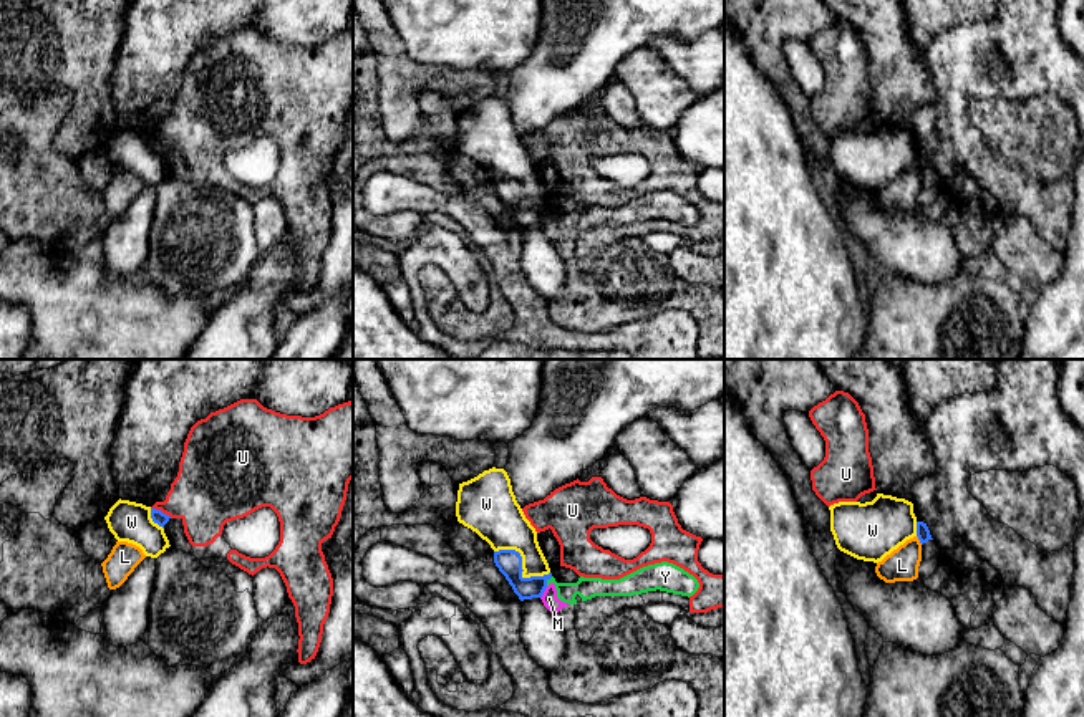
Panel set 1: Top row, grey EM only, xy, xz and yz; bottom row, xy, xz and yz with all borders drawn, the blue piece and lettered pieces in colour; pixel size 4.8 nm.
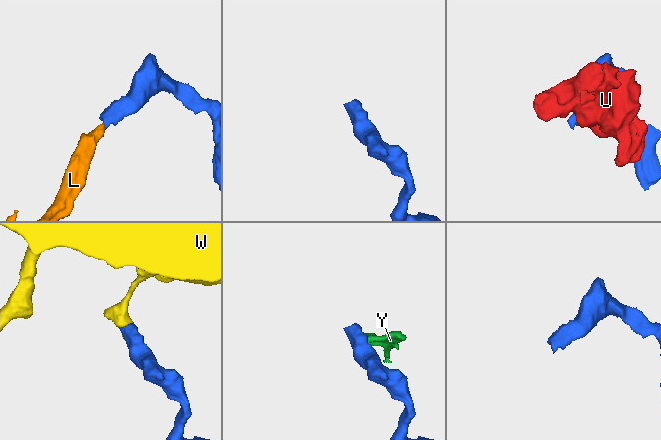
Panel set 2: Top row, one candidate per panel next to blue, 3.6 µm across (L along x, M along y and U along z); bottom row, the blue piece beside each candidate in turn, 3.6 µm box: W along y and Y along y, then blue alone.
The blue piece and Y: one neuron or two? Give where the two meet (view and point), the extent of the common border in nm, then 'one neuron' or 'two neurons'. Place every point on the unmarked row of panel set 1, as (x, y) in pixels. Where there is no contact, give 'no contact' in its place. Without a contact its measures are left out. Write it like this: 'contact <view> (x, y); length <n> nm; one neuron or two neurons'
contact xz (546, 211); length 60 nm; two neurons

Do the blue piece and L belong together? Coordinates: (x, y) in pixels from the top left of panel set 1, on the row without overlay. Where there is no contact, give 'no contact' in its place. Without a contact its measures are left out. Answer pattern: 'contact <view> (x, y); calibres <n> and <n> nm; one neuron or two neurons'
contact yz (919, 168); calibres 70 and 160 nm; one neuron

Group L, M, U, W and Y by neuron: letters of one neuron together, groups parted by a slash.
L / M Y / U / W

